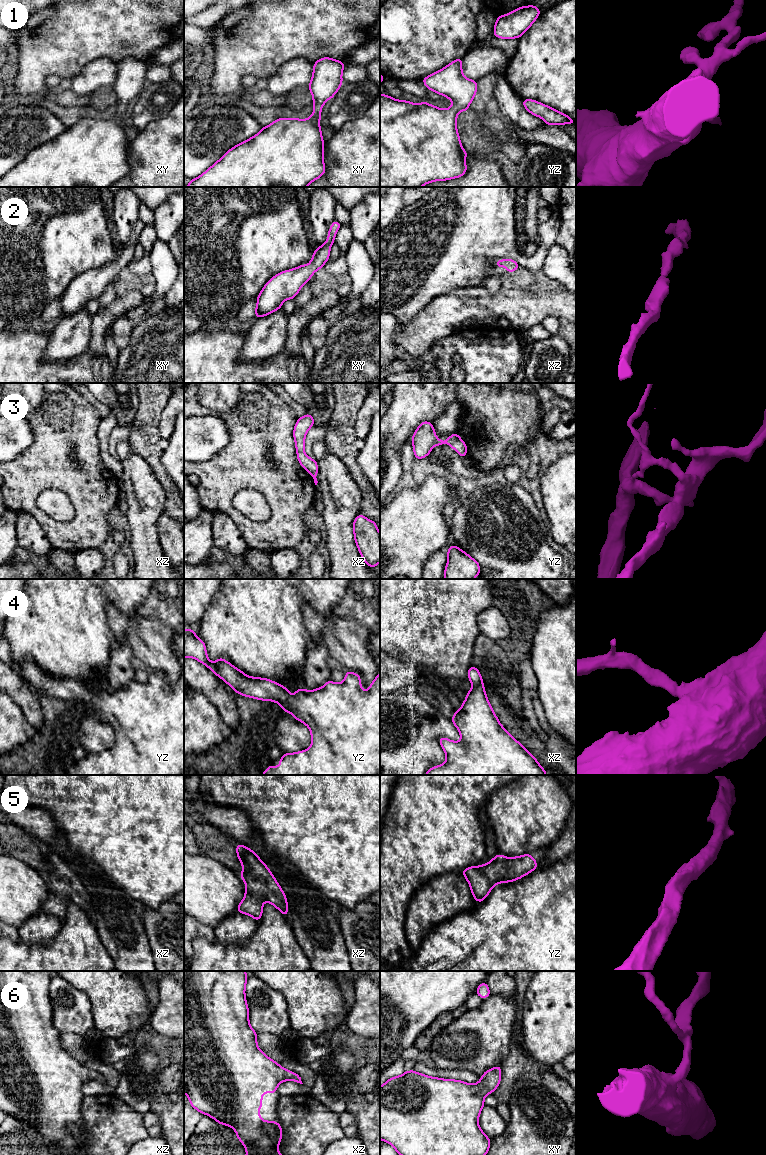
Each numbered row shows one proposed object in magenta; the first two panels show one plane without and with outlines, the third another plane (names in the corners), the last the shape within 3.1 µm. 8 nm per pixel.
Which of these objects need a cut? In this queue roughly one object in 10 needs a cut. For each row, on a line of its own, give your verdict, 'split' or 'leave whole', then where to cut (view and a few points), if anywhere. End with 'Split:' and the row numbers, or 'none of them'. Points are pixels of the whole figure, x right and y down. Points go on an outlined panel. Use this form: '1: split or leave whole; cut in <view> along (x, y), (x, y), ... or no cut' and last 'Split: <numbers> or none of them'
1: leave whole; no cut
2: leave whole; no cut
3: split; cut in xz along (300, 449), (301, 463)
4: leave whole; no cut
5: leave whole; no cut
6: leave whole; no cut
Split: 3

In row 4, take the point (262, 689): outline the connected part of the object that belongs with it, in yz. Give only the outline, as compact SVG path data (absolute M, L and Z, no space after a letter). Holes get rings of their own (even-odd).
M184 629L184 658L191 657L207 666L219 678L224 680L234 691L240 695L277 702L284 710L307 725L311 732L311 746L297 753L285 753L279 760L278 768L273 764L262 775L380 775L380 672L365 692L361 688L359 674L346 671L345 679L341 683L327 681L323 687L315 690L299 688L291 697L289 690L266 678L250 677L231 663L219 657L216 662L210 662L206 652L205 643L199 639L193 629Z

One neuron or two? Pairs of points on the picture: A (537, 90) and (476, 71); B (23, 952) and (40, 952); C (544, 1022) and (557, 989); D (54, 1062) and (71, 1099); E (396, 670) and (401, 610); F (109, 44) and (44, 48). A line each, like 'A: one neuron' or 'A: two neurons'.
A: two neurons
B: one neuron
C: one neuron
D: one neuron
E: two neurons
F: one neuron

